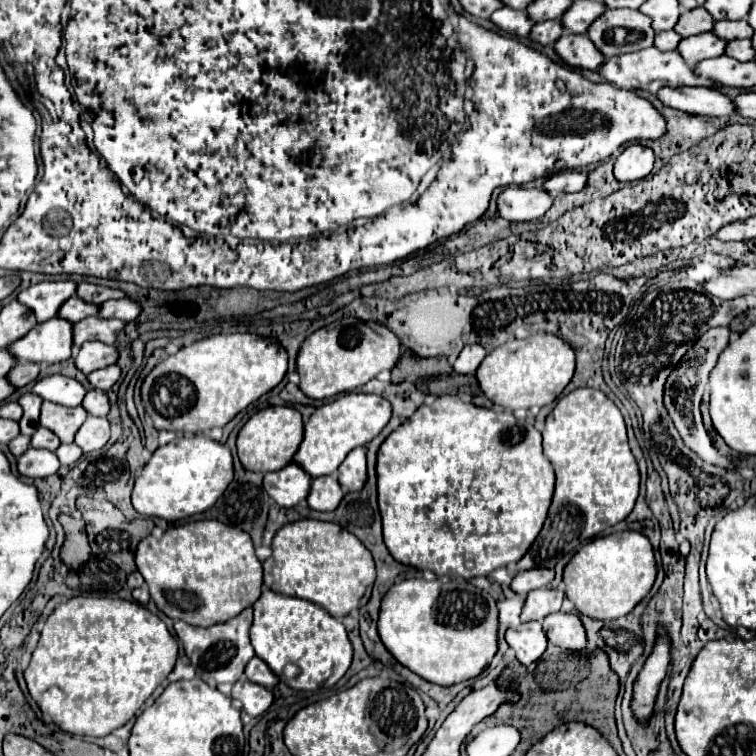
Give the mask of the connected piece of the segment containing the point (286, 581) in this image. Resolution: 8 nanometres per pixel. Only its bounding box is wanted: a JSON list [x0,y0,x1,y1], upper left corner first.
[264,519,374,619]

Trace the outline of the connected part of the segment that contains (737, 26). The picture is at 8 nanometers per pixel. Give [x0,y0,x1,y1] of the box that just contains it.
[714,19,754,41]

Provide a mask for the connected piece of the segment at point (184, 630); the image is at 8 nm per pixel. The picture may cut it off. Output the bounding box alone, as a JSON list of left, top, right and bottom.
[174,607,254,683]

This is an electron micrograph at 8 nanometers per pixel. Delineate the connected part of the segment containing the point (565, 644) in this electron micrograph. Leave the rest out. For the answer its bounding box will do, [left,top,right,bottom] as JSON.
[544,613,586,649]

